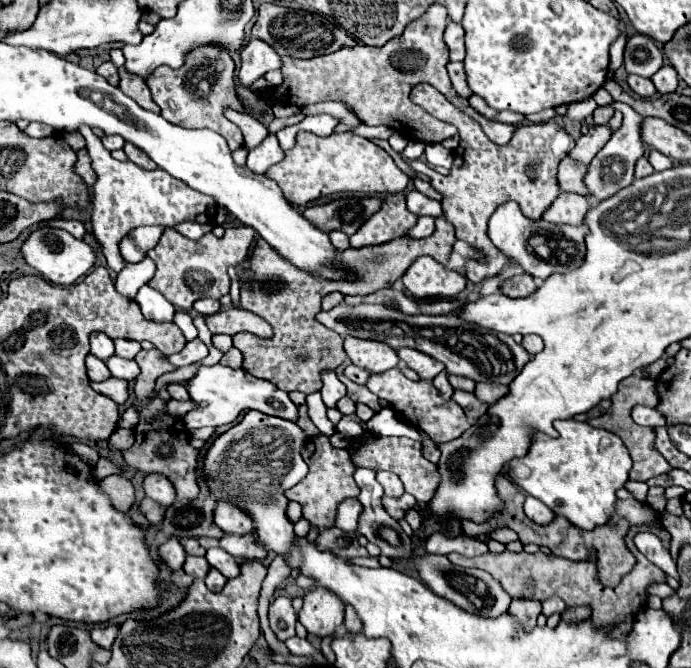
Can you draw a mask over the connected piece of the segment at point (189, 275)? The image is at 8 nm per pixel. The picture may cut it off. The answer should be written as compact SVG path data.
M231 226L225 230L223 238L213 236L211 232L203 234L199 240L189 240L167 228L159 240L159 244L147 252L149 258L157 264L157 272L151 280L153 288L157 288L175 308L191 310L195 300L201 298L221 298L229 294L229 274L227 268L243 262L249 254L249 248L255 240L255 230L247 226Z

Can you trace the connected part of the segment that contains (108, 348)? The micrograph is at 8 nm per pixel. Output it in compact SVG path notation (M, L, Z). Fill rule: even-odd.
M93 332L89 336L89 342L91 342L91 354L97 356L99 360L107 360L111 354L113 354L113 340L107 336L107 334L97 334Z

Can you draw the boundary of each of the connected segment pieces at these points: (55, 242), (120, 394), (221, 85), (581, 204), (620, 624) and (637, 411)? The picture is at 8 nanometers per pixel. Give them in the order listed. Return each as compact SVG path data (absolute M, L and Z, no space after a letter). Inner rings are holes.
M59 228L33 230L29 234L29 238L25 240L25 244L21 246L21 254L23 254L25 262L31 268L35 268L45 280L49 280L53 284L61 284L61 286L69 286L69 284L77 282L77 278L81 278L83 274L87 274L93 268L95 258L97 258L89 244L85 244L83 240L79 240Z
M109 378L105 382L91 382L91 388L111 400L115 400L117 404L125 404L125 400L129 398L127 392L127 382L119 380L119 378Z
M217 44L193 48L181 68L173 70L169 66L159 66L159 76L149 76L147 82L153 102L161 108L161 116L171 124L183 128L211 128L229 142L231 150L237 150L243 144L241 130L225 118L225 110L233 108L239 112L249 112L251 116L255 114L237 92L235 64L225 48Z
M561 192L543 214L543 220L553 224L581 224L589 210L589 200L575 192Z
M653 524L631 526L627 536L625 536L625 544L631 550L631 554L635 556L637 564L627 576L623 576L623 582L619 582L619 586L615 586L615 588L601 588L599 576L595 572L595 560L571 562L567 558L559 558L559 556L543 554L543 552L527 554L527 552L509 552L509 550L505 550L501 554L487 552L487 554L475 556L475 558L467 558L467 556L453 552L453 554L447 554L447 558L453 564L463 566L463 568L479 568L479 570L489 572L513 598L527 596L527 598L543 602L549 596L559 596L565 600L567 606L585 606L587 604L593 608L591 620L595 626L613 626L611 634L615 638L623 638L627 634L627 628L631 626L631 616L635 616L647 604L647 598L649 598L647 586L651 582L663 582L663 578L665 578L665 572L661 568L657 568L655 564L651 564L633 544L633 536L641 530L647 530L647 528L651 528L655 534L663 534L663 542L669 546L671 536L667 530L653 526Z
M635 406L633 412L631 412L633 420L639 424L639 426L665 426L667 422L663 420L663 414L657 410L657 408L647 408L647 406Z

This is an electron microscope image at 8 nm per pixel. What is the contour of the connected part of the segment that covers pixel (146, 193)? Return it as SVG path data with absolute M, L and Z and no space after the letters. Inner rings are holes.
M83 124L83 128L77 128L77 132L81 132L83 138L87 140L87 150L93 160L93 170L97 172L97 182L93 186L95 200L93 200L93 216L91 216L95 238L101 246L103 256L107 258L107 268L113 270L115 274L125 268L125 262L119 252L119 240L123 240L123 236L127 236L133 228L147 224L175 226L185 220L203 222L203 224L213 222L217 204L215 200L211 200L211 196L195 192L193 188L173 178L171 174L163 172L161 168L145 170L131 160L119 162L111 158L111 154L103 148L101 138L97 138L93 130L87 128L87 124Z

